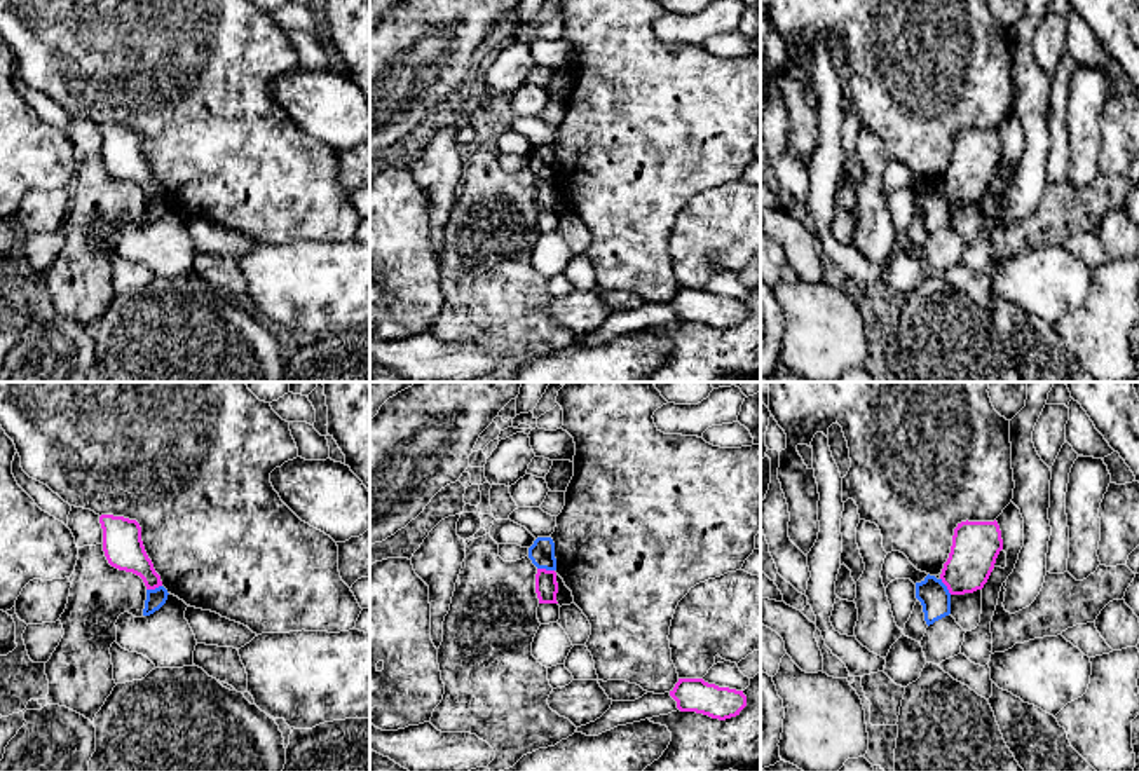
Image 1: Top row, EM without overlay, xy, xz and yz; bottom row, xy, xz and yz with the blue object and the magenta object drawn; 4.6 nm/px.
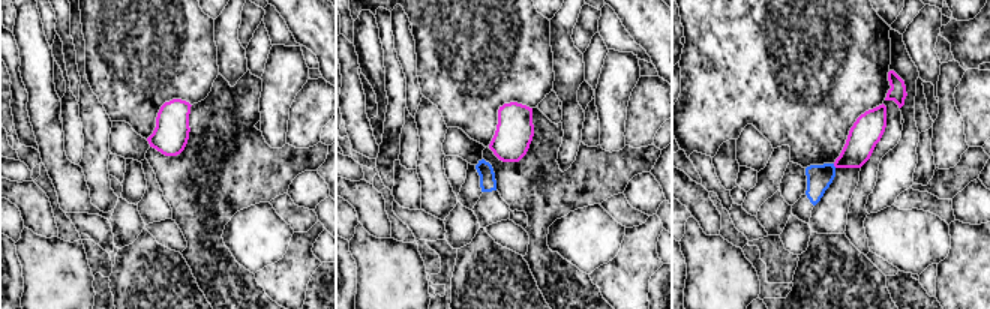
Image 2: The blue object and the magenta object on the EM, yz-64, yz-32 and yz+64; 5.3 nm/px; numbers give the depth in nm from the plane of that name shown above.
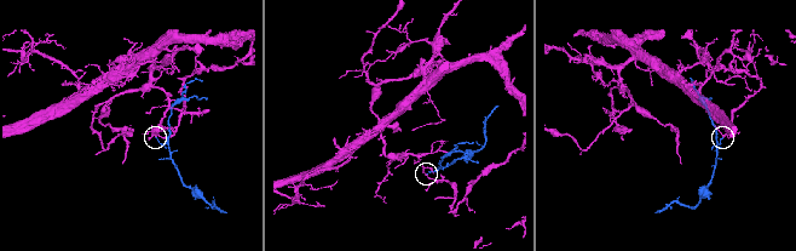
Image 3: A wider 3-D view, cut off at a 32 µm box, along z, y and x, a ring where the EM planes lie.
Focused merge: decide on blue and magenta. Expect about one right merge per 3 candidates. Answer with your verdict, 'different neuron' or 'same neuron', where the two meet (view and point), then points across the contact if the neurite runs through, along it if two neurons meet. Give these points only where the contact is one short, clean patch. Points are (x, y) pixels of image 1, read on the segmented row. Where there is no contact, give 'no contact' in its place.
different neuron; contact xz (546, 569); border xz (538, 567), (553, 571)

